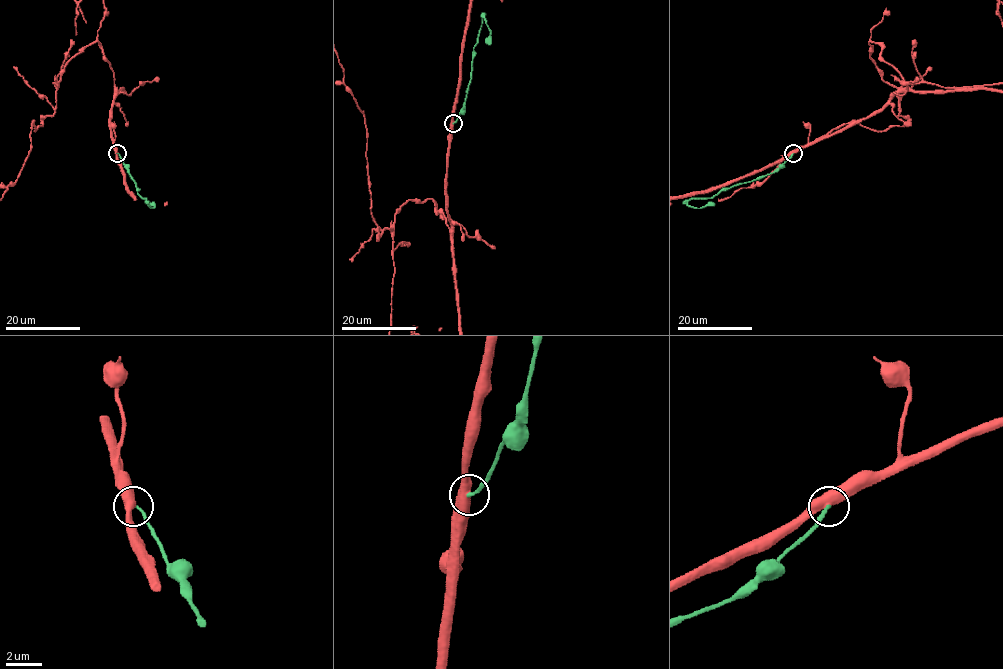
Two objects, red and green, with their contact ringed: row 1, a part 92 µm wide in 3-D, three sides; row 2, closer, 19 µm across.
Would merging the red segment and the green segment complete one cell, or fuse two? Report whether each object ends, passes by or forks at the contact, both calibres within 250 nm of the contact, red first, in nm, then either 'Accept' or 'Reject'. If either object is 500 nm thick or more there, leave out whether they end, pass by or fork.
Thickness 550 nm (red) against 180 nm. Reject

